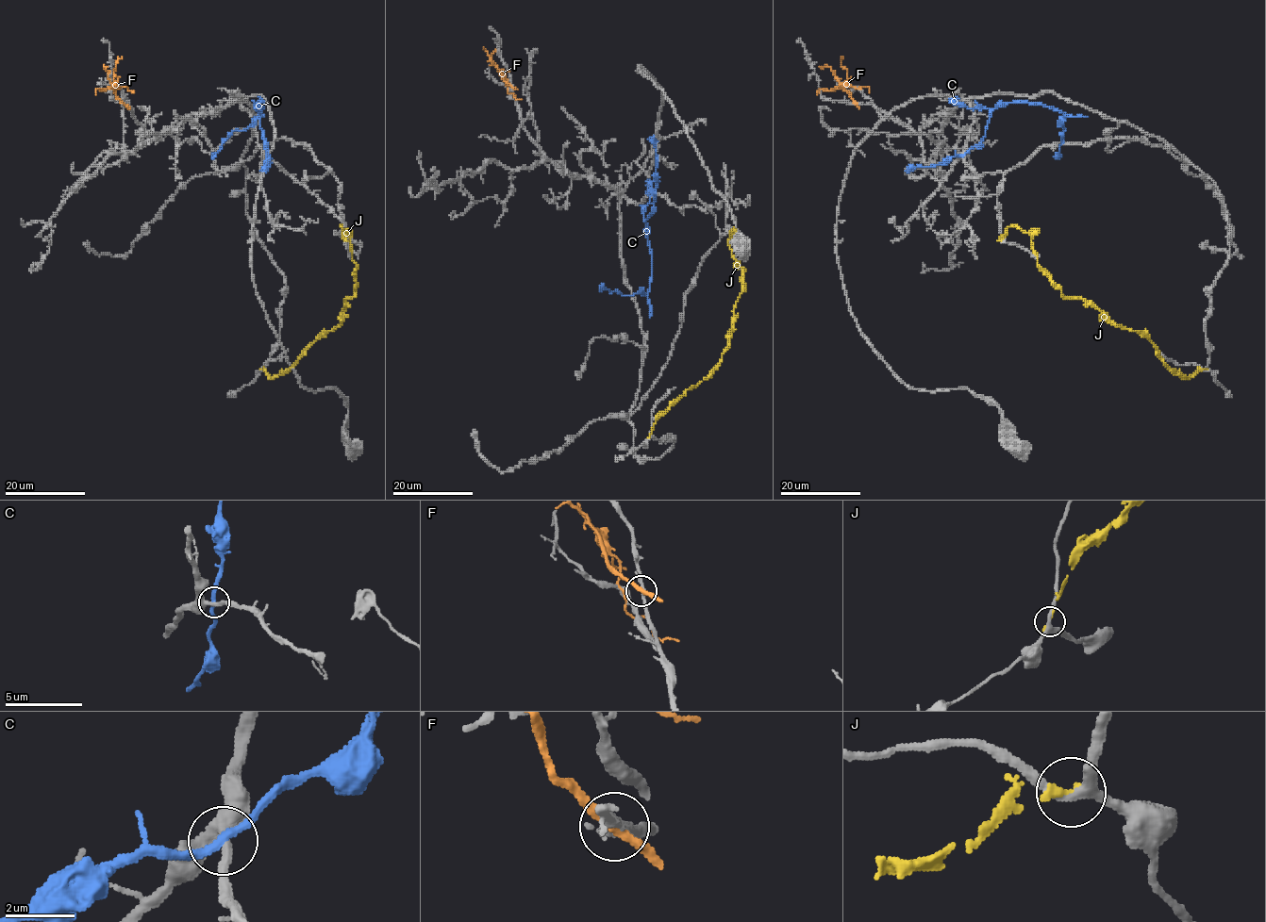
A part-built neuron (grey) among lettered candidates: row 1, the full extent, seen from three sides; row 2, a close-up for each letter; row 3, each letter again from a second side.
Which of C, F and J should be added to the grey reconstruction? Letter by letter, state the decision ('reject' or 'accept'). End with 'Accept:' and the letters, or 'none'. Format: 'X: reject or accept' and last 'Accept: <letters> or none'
C: accept
F: reject
J: reject
Accept: C

